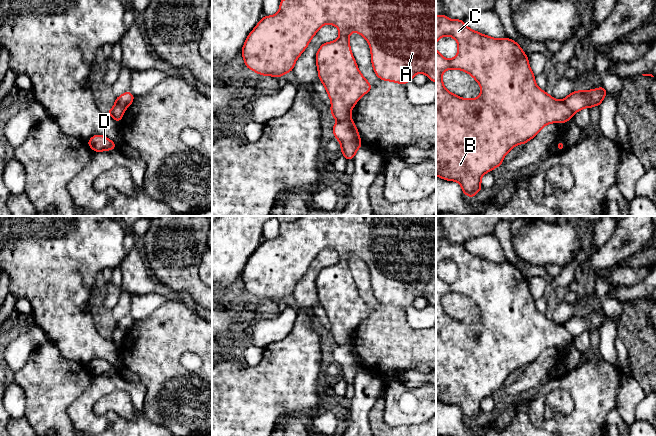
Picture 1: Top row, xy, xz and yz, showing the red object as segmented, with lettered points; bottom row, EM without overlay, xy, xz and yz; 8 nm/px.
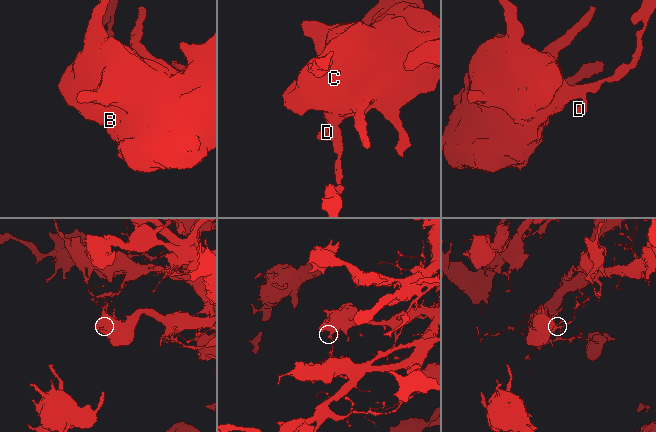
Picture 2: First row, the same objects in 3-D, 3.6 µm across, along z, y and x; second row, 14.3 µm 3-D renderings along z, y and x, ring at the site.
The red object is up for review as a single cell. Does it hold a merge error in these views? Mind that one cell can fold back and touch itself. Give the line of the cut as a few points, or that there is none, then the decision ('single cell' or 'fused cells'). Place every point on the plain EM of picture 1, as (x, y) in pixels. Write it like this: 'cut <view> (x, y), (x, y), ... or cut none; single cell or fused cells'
cut yz (561, 325), (571, 340); fused cells

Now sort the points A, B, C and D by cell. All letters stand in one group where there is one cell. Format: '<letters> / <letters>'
A B C / D

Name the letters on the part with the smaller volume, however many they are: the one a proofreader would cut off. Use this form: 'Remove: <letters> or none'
Remove: D

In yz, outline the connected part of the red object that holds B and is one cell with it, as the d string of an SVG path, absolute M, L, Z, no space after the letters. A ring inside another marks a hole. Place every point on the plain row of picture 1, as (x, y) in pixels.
M444 238L436 240L436 268L442 260L454 262L458 276L454 282L446 283L436 272L436 400L458 406L464 420L469 419L473 423L477 416L482 415L482 400L502 390L504 381L513 371L530 365L547 348L570 345L571 338L562 325L537 310L527 279L516 265L481 258L466 250L462 243L451 244ZM448 293L471 299L481 312L480 320L466 323L449 316L442 305L442 299Z

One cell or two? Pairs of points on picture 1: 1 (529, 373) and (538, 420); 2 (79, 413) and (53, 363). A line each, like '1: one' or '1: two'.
1: two
2: two

